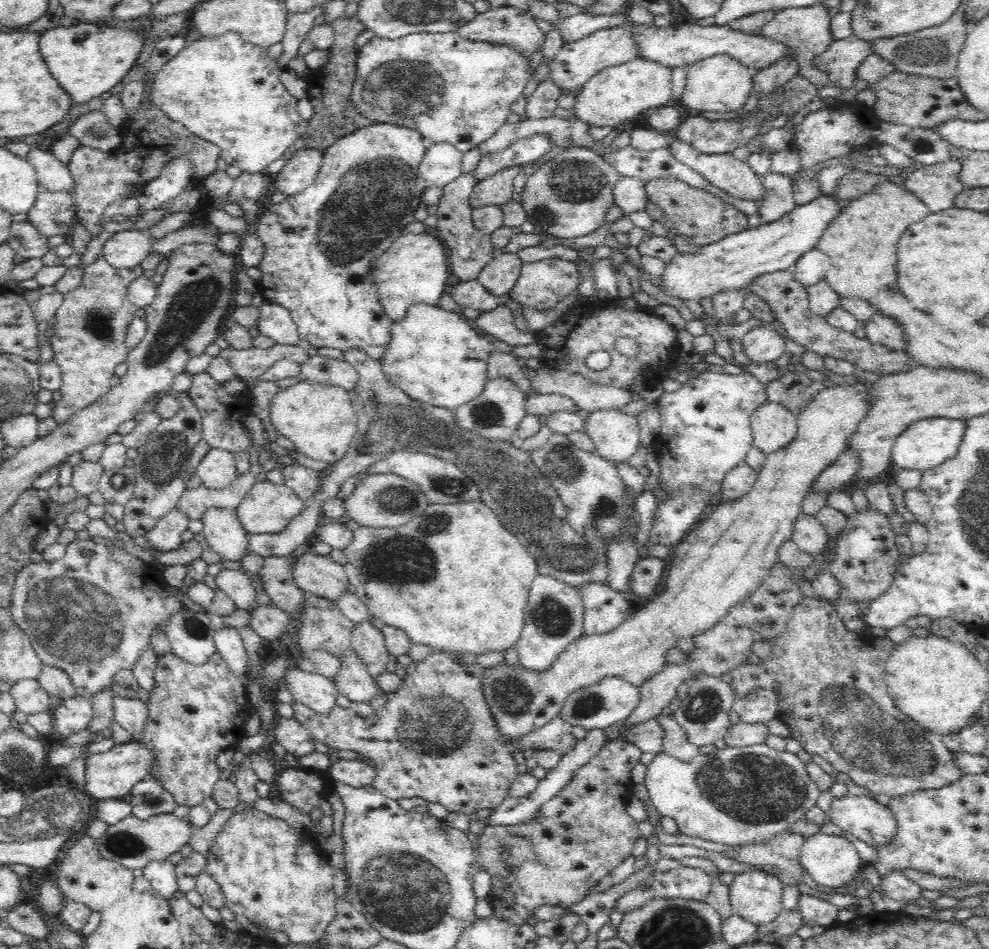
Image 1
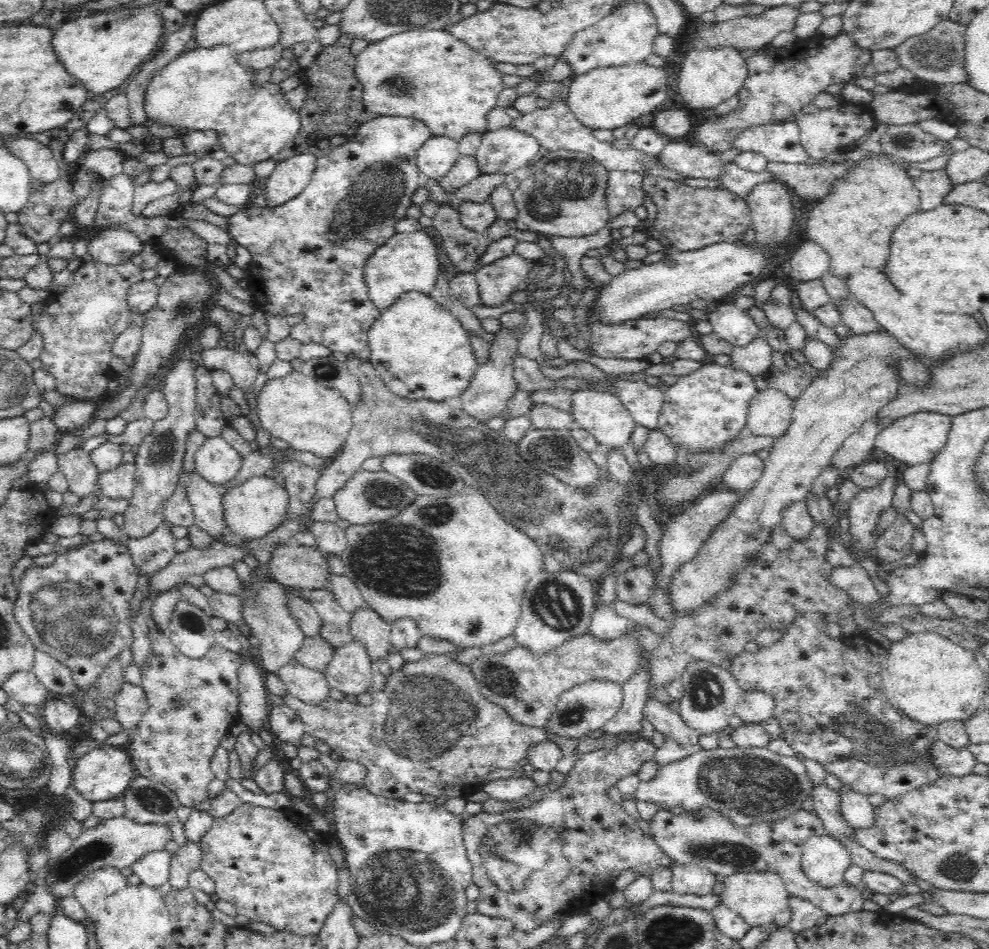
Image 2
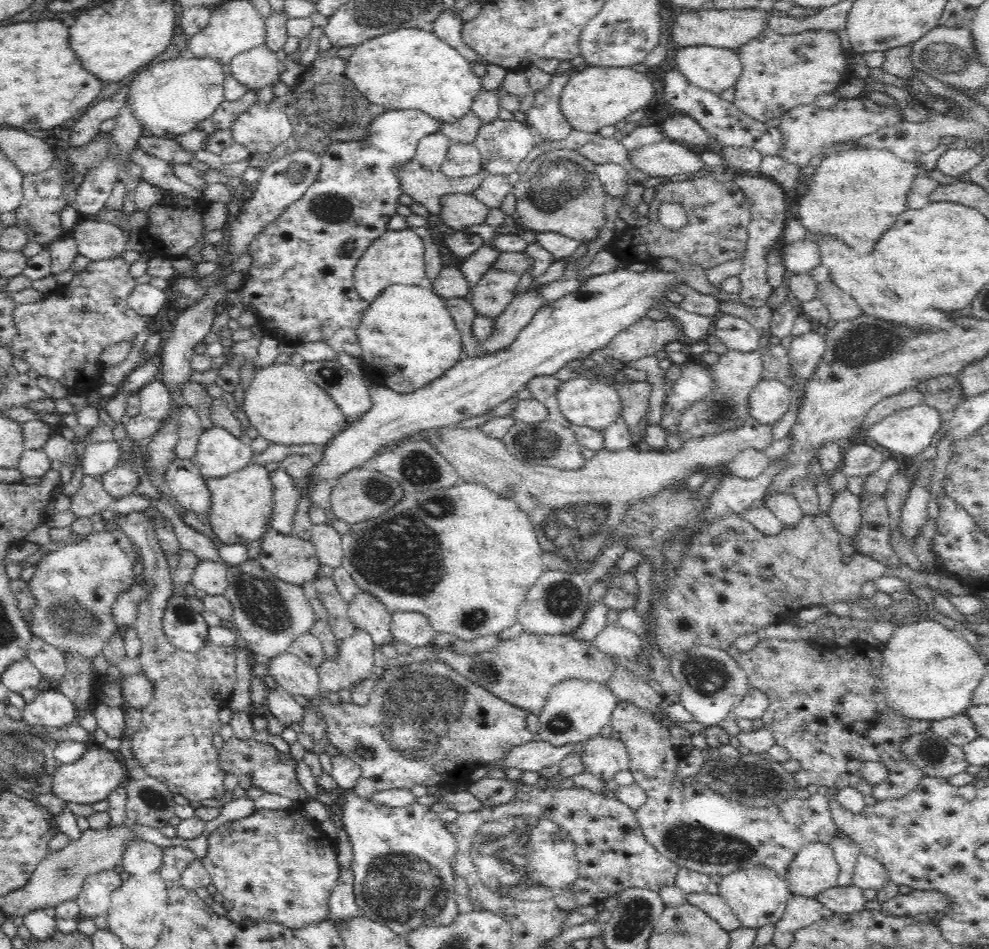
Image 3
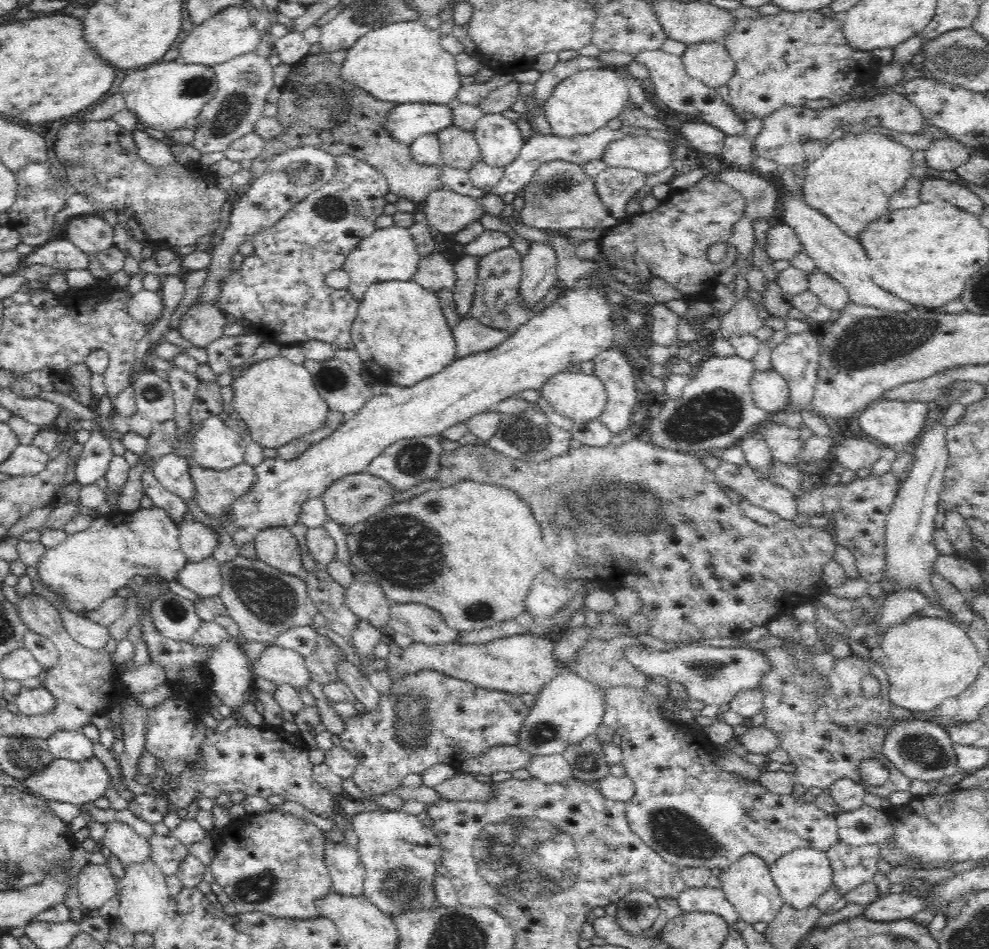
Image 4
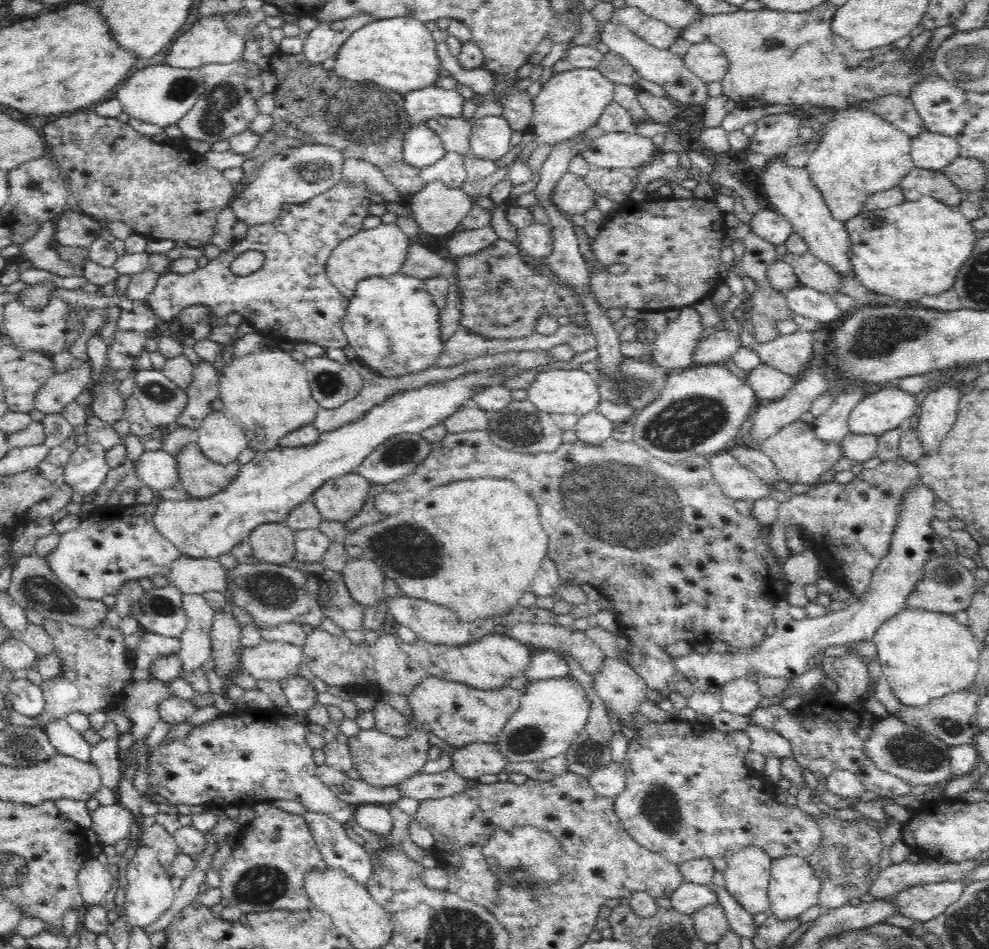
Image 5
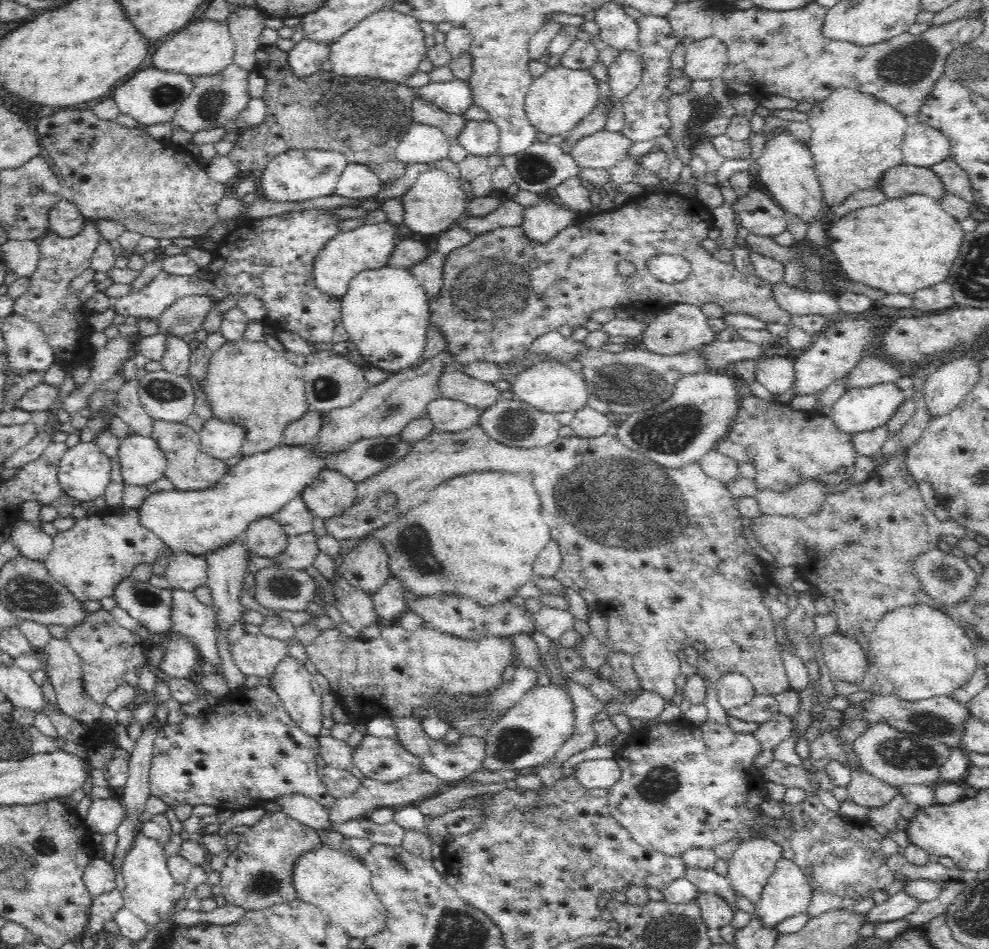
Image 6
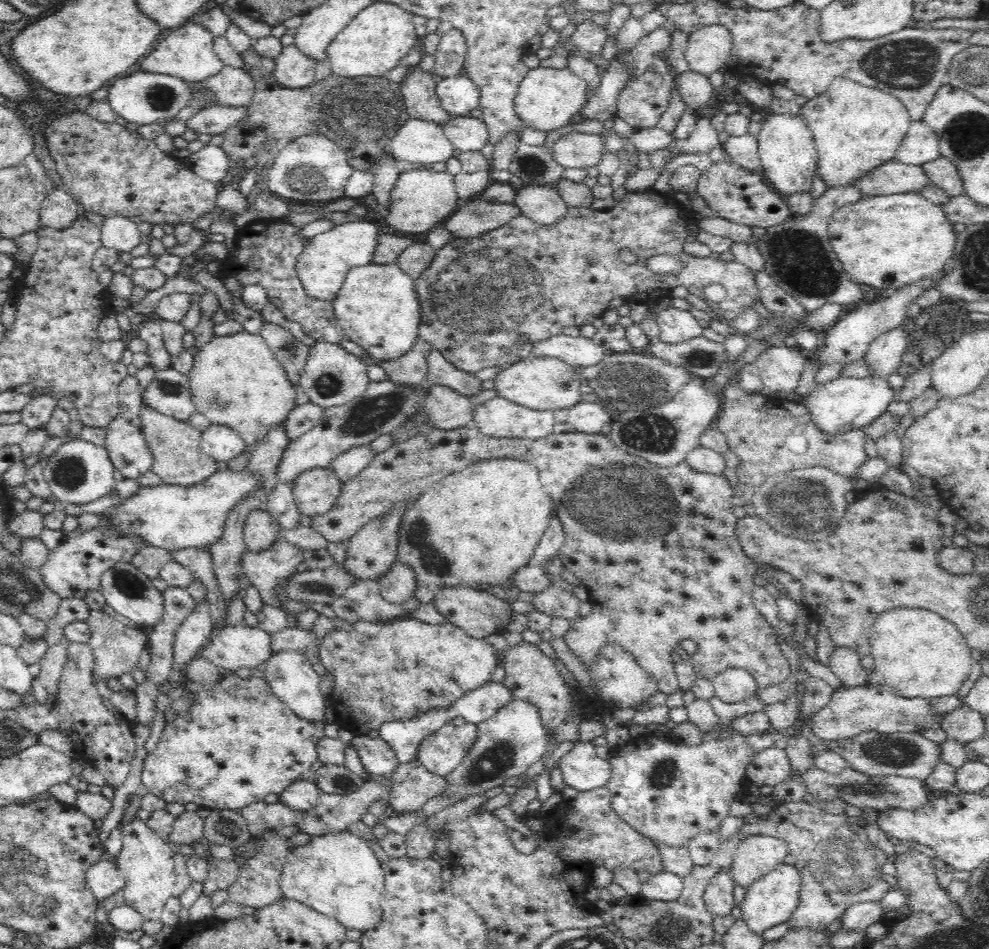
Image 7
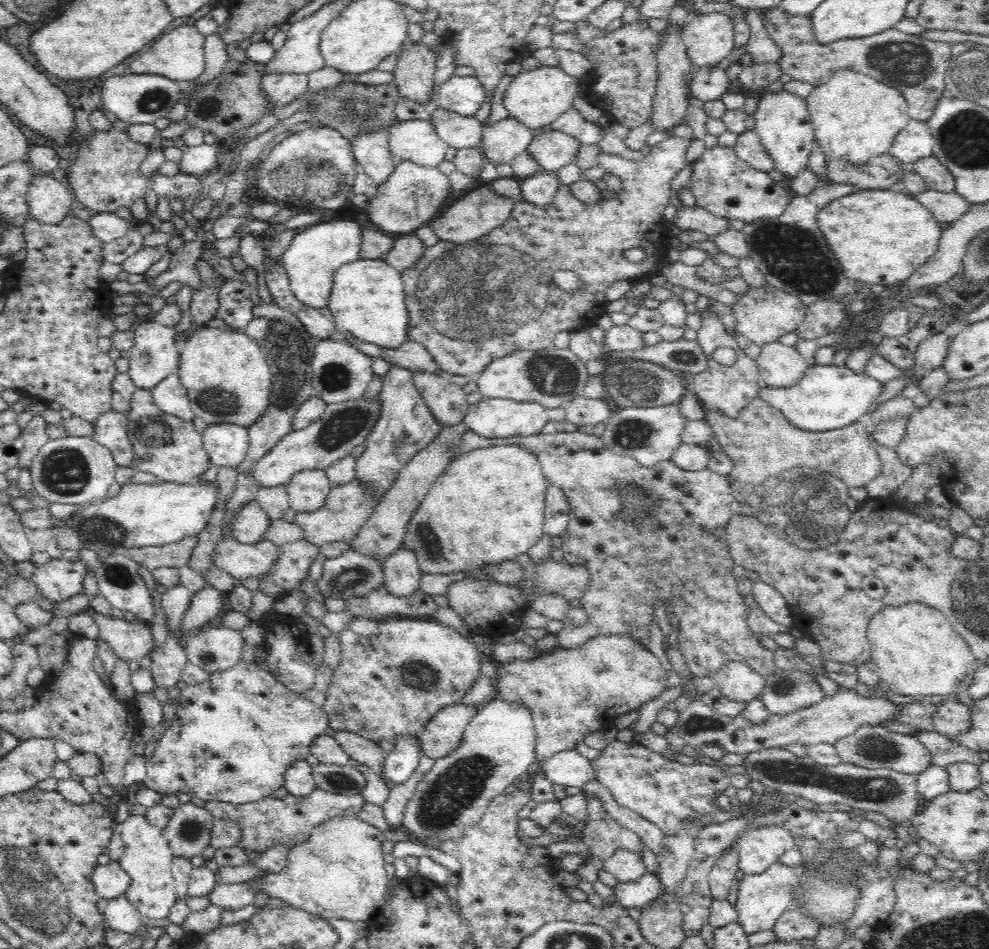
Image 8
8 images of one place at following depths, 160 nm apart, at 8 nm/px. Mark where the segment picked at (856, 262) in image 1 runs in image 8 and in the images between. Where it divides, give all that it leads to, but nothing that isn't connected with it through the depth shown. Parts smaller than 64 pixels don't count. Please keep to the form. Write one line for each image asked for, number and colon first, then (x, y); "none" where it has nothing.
2: (854, 224)
3: (856, 194)
4: (851, 182)
5: (859, 154)
6: (856, 137)
7: (855, 127)
8: (855, 117)

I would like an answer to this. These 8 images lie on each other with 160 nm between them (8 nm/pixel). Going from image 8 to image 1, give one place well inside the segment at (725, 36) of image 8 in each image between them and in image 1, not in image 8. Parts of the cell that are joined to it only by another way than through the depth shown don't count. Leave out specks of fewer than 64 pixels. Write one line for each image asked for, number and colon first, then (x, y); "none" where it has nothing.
1: (718, 84)
2: (707, 78)
3: (715, 69)
4: (710, 62)
5: (706, 60)
6: (705, 59)
7: (707, 48)

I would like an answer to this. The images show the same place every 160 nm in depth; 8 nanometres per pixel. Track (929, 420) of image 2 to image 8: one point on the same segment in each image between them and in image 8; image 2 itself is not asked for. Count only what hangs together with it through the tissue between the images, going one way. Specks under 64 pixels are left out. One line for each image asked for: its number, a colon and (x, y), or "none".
3: (909, 431)
4: (899, 424)
5: (885, 408)
6: (858, 410)
7: (845, 403)
8: (827, 397)

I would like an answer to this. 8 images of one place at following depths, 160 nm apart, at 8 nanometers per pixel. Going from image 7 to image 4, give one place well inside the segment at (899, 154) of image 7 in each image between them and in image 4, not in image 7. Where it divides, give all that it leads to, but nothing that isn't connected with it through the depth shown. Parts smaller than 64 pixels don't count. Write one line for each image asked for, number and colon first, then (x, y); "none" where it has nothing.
4: (947, 154)
5: (931, 151)
6: (923, 146)

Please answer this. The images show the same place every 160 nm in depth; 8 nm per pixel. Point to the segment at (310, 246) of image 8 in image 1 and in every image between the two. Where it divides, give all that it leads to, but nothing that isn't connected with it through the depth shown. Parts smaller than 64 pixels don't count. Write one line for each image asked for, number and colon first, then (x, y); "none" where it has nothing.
1: (414, 270)
2: (408, 262)
3: (397, 257)
4: (390, 253)
5: (381, 251)
6: (368, 247)
7: (322, 267)

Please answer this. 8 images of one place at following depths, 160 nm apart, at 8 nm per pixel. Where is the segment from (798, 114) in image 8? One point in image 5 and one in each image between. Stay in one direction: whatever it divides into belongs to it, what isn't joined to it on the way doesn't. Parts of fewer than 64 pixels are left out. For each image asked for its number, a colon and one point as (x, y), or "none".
5: (790, 189)
6: (786, 166)
7: (787, 151)

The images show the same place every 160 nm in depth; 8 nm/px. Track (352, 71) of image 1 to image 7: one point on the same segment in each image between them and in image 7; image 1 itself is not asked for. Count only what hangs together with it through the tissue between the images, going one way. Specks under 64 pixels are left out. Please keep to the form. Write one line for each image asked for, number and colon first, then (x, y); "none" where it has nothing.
2: (333, 108)
3: (321, 110)
4: (310, 108)
5: (363, 120)
6: (364, 118)
7: (361, 114)

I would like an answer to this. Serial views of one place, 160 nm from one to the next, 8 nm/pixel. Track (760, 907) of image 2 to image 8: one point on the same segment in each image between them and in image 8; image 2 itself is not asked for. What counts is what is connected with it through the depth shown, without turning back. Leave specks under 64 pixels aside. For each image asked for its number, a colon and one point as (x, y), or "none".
3: (758, 896)
4: (748, 885)
5: (747, 875)
6: (754, 861)
7: (756, 855)
8: (760, 848)

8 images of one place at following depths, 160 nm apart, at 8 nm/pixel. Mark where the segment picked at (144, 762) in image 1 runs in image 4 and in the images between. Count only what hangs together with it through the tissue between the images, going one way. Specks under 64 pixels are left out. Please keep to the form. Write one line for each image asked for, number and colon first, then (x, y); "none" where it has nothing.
2: (105, 773)
3: (99, 772)
4: (63, 780)

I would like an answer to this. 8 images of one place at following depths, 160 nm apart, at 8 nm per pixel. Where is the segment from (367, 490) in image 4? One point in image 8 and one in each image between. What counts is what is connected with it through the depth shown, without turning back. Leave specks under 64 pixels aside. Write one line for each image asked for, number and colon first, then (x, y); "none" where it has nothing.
5: (340, 499)
6: (330, 493)
7: (315, 491)
8: (307, 491)

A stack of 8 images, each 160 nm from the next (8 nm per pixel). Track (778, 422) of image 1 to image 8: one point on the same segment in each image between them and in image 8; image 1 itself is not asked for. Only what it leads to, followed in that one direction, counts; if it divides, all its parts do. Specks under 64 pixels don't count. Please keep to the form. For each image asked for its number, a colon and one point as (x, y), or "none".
2: (769, 414)
3: (771, 399)
4: (770, 391)
5: (769, 384)
6: (776, 374)
7: (780, 367)
8: (780, 366)

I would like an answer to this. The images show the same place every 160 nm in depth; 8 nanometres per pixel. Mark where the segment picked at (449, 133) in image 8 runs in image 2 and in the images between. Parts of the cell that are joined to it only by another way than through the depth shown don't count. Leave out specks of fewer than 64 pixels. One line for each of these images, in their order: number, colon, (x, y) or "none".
2: (503, 151)
3: (503, 144)
4: (500, 141)
5: (490, 137)
6: (481, 138)
7: (467, 133)

